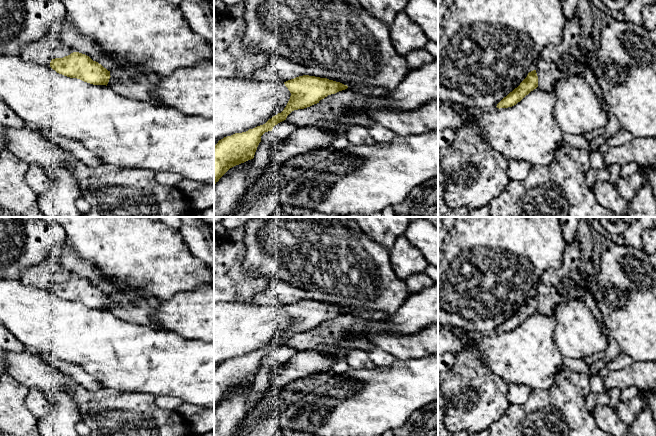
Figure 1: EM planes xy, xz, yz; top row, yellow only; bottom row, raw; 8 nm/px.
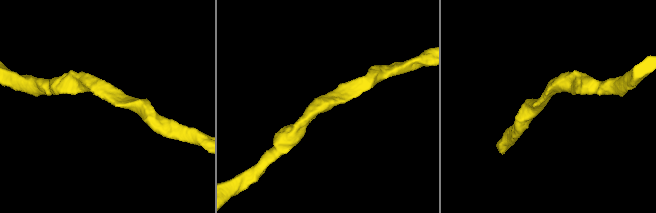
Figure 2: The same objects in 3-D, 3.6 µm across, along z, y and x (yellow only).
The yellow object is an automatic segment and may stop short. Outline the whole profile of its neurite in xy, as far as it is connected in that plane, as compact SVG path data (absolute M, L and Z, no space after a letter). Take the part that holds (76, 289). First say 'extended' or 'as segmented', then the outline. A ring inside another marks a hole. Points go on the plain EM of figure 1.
as segmented; M73 276L63 282L55 282L50 291L57 297L70 302L77 302L93 309L106 309L110 303L110 295L89 280Z

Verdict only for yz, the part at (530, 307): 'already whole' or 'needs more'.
already whole

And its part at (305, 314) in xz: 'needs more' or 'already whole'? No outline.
already whole

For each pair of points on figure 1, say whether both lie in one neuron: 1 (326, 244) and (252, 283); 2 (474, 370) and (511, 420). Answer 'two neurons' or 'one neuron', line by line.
1: two neurons
2: two neurons

